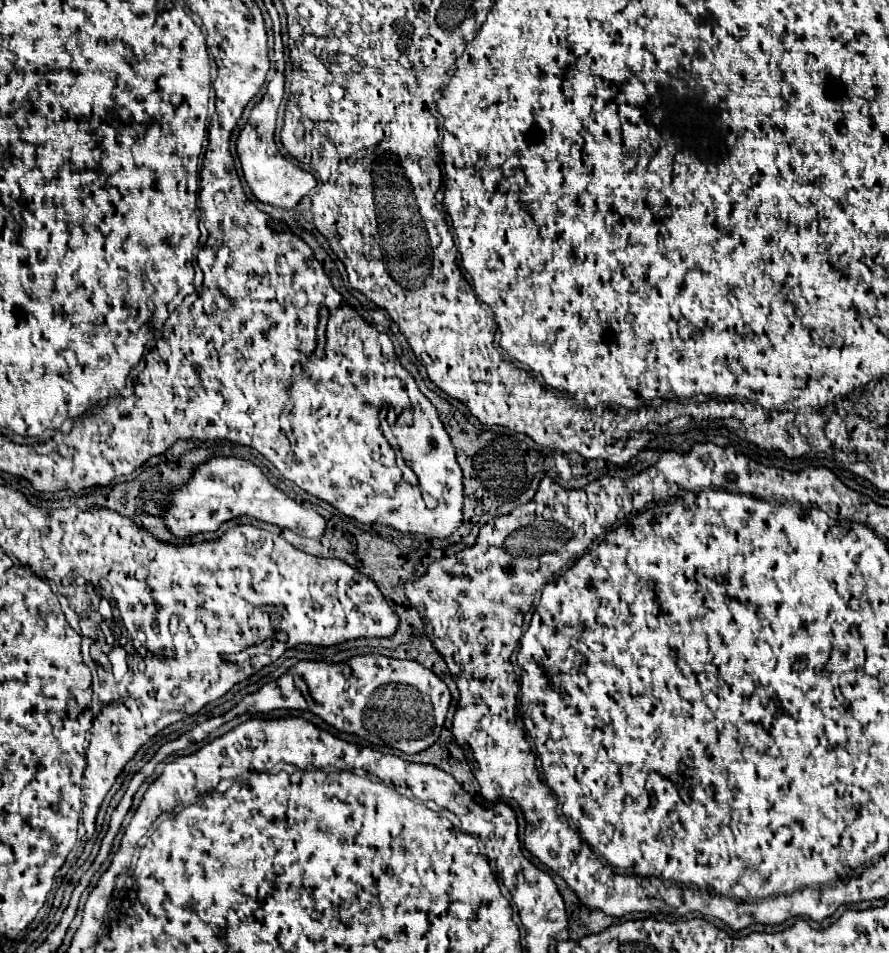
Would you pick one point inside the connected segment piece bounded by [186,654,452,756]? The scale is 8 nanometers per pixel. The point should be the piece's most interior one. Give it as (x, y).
(398, 703)

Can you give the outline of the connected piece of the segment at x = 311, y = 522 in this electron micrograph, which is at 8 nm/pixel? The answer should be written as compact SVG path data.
M210 456L206 462L194 466L188 484L170 494L168 506L162 512L166 528L176 538L188 538L198 532L216 532L220 524L238 516L250 516L282 530L300 530L306 538L320 538L326 530L326 522L320 514L298 506L282 490L272 486L258 466L238 456Z

